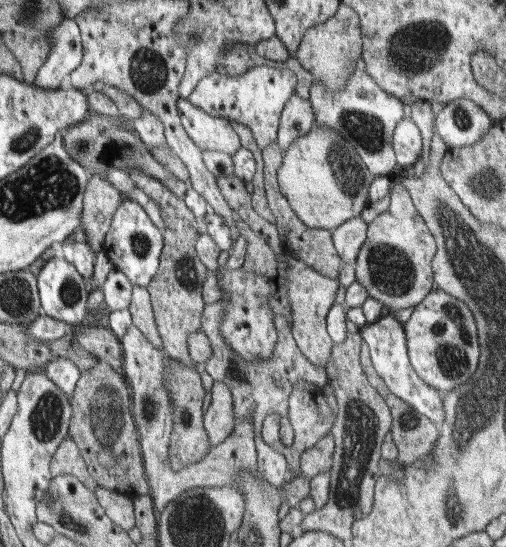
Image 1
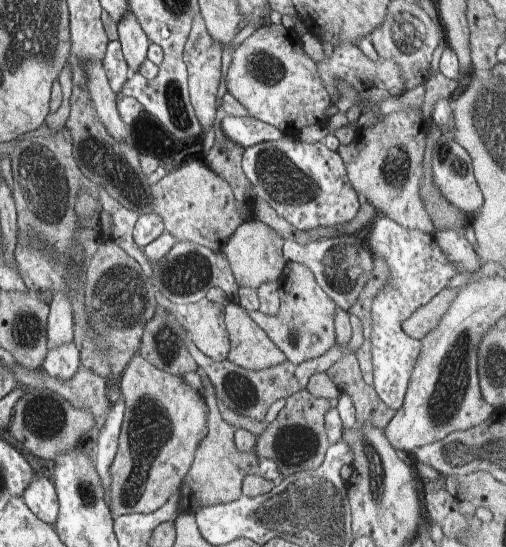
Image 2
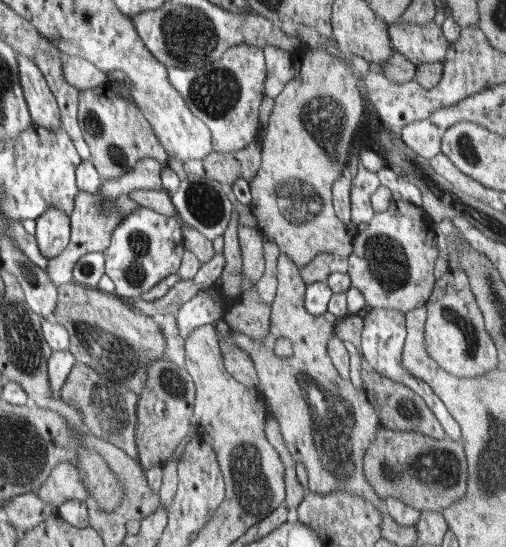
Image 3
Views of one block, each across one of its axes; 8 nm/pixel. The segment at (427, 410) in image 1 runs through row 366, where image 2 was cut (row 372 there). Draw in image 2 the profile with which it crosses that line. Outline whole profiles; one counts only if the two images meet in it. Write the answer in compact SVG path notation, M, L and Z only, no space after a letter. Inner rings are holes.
M378 215L371 224L368 238L364 238L363 243L371 250L374 258L383 258L389 266L389 279L385 287L376 295L371 310L371 338L368 342L372 343L371 355L373 356L373 386L383 404L391 410L397 411L404 402L405 394L409 385L416 362L421 353L421 339L408 336L404 331L402 323L408 320L412 313L434 296L447 290L447 284L458 274L453 262L448 260L446 253L443 253L441 246L433 235L422 232L418 229L407 229L399 225L396 221Z

